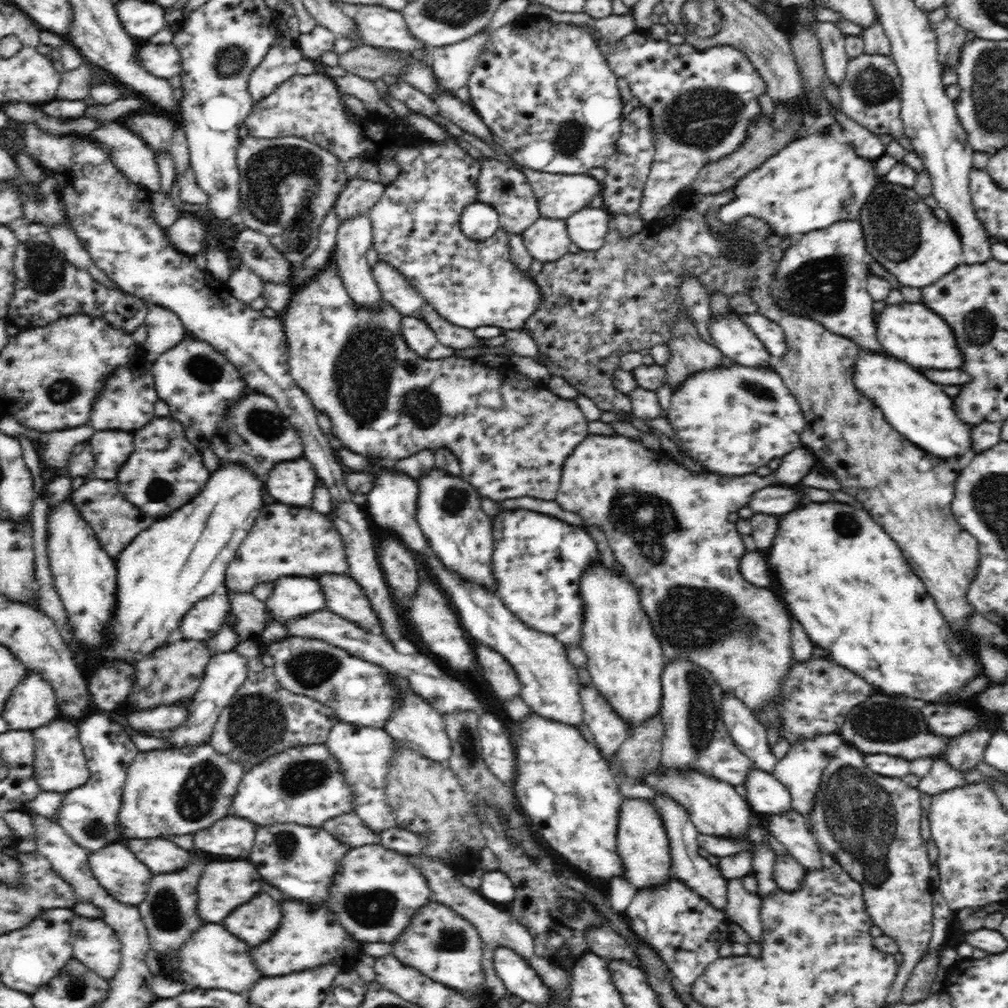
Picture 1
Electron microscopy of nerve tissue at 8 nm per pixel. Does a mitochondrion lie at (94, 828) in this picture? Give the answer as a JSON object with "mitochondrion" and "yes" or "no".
{"mitochondrion":"yes"}

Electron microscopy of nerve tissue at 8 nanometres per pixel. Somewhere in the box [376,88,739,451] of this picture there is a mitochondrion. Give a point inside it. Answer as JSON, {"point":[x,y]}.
{"point":[574,133]}

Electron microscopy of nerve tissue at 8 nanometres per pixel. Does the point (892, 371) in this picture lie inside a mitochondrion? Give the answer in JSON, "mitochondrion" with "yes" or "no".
{"mitochondrion":"no"}

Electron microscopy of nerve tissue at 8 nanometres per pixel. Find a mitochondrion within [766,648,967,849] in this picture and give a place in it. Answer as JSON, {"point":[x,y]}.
{"point":[883,725]}

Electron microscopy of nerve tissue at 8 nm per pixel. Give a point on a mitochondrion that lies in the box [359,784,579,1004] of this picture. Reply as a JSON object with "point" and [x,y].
{"point":[451,939]}

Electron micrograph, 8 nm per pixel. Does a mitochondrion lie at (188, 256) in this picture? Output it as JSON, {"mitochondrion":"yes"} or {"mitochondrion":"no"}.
{"mitochondrion":"no"}

